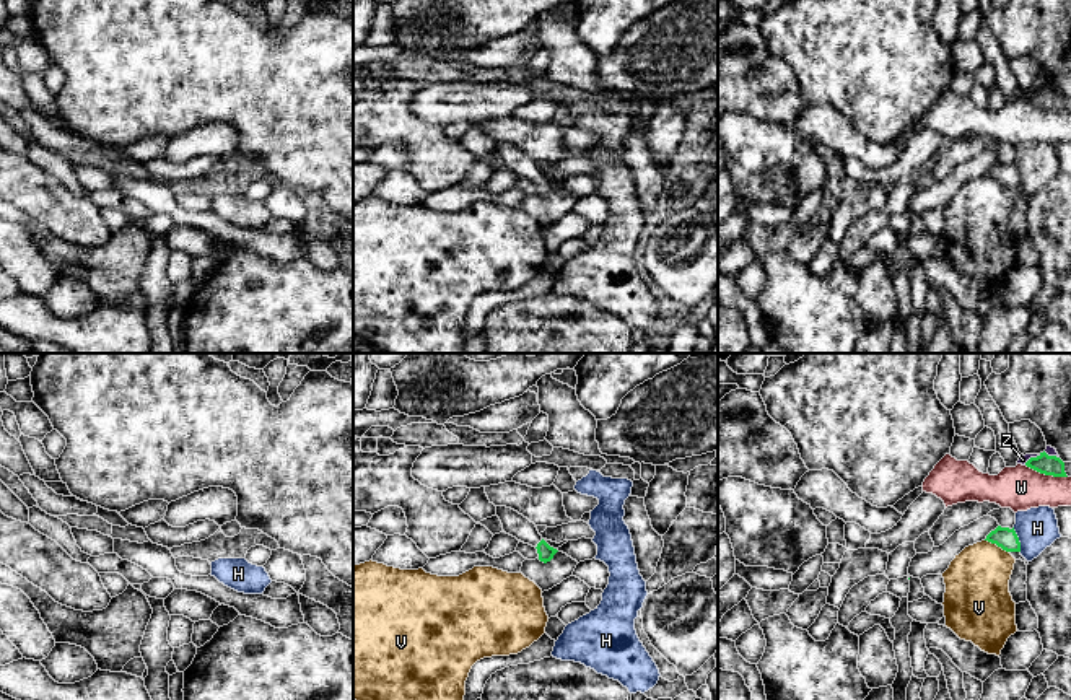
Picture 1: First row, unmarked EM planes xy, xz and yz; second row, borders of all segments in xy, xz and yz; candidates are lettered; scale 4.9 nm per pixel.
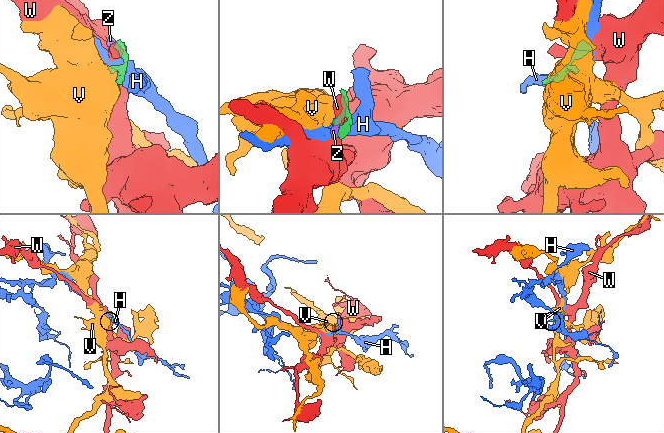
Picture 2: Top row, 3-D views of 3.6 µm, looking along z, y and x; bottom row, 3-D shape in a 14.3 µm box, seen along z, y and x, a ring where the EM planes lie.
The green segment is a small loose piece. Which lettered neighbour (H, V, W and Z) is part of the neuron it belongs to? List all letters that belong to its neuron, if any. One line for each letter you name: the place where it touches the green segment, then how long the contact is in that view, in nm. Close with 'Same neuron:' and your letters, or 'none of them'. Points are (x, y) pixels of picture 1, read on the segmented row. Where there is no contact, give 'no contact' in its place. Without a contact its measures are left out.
Same neuron: none of them

